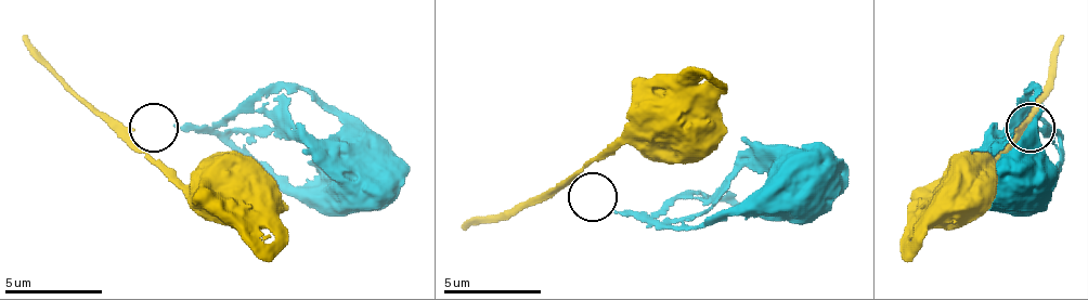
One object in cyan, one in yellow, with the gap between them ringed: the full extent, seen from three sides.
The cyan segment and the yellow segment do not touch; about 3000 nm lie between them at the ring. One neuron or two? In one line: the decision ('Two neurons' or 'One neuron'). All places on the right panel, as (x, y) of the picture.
Two neurons

